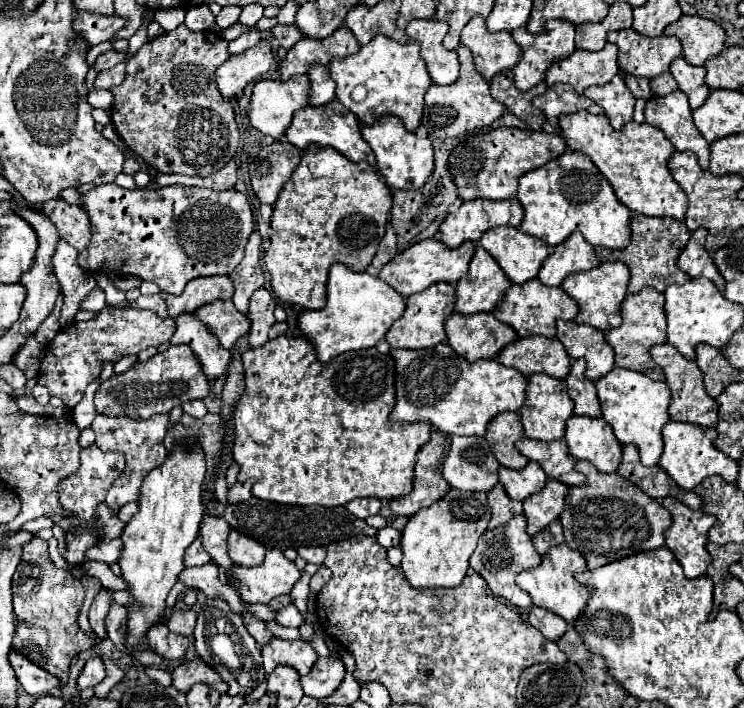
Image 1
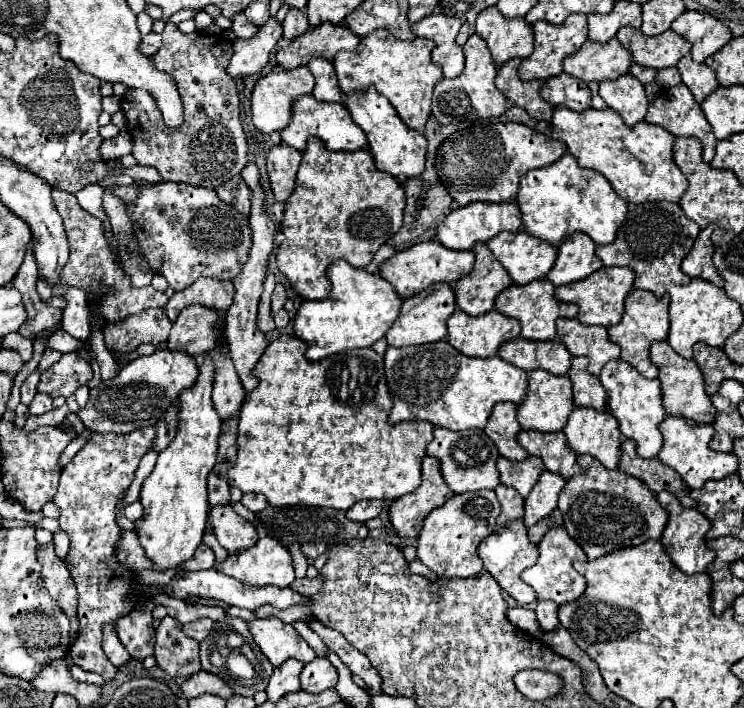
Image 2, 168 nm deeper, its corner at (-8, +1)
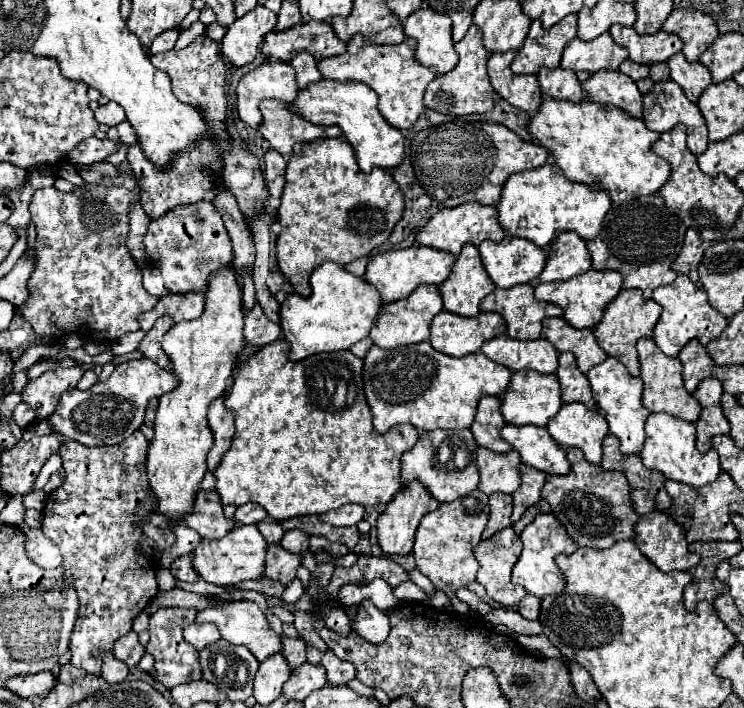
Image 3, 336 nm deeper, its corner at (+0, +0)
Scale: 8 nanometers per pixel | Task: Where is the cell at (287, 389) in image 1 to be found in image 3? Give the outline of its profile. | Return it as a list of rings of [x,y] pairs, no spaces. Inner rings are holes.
[[[275,340],[263,348],[259,348],[259,352],[255,352],[249,360],[245,360],[237,372],[235,372],[235,382],[231,392],[225,398],[225,406],[235,414],[235,436],[233,436],[233,444],[229,448],[229,452],[223,456],[223,462],[217,466],[217,470],[213,472],[215,476],[215,490],[221,498],[221,504],[233,504],[233,506],[243,506],[247,502],[255,502],[261,504],[267,514],[281,522],[287,518],[295,518],[295,516],[305,516],[305,514],[323,514],[329,510],[337,510],[345,504],[361,504],[361,506],[379,506],[379,504],[387,504],[391,502],[391,498],[399,492],[399,470],[401,470],[401,456],[411,450],[415,446],[415,442],[419,440],[419,432],[413,426],[395,426],[385,434],[379,434],[373,424],[371,424],[371,410],[363,398],[363,382],[361,382],[361,374],[363,374],[363,362],[361,358],[353,356],[349,350],[343,352],[327,352],[327,354],[315,354],[309,356],[301,362],[291,362],[289,360],[289,342],[287,340]]]

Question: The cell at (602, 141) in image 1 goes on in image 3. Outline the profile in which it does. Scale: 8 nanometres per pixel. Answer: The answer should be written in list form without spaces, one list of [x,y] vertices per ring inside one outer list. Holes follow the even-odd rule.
[[[549,98],[529,120],[529,130],[553,154],[567,180],[607,190],[615,204],[655,194],[671,174],[669,164],[651,150],[659,134],[647,130],[641,118],[633,118],[617,106]]]

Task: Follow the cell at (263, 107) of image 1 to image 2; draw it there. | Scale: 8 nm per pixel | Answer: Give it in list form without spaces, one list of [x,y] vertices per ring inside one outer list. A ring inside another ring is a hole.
[[[299,67],[293,71],[273,71],[273,73],[261,77],[255,83],[253,97],[251,97],[253,125],[263,133],[273,133],[273,131],[285,129],[285,125],[289,125],[289,121],[293,117],[293,101],[303,95],[311,95],[313,85],[315,85],[315,79],[307,67]]]

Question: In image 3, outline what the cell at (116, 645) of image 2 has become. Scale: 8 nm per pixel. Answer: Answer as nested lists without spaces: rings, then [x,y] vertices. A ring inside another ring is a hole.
[[[103,654],[103,670],[101,670],[101,676],[109,682],[109,684],[115,684],[115,682],[123,682],[129,674],[129,668],[119,662],[113,654]]]

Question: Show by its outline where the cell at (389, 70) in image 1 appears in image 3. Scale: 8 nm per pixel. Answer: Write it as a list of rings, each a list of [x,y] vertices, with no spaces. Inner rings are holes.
[[[355,36],[347,42],[347,52],[335,58],[325,58],[317,62],[323,78],[337,82],[365,82],[379,96],[381,116],[397,130],[409,130],[419,114],[423,112],[423,94],[427,84],[437,76],[435,68],[425,68],[415,60],[415,40],[405,38],[401,44],[369,44],[363,36]]]

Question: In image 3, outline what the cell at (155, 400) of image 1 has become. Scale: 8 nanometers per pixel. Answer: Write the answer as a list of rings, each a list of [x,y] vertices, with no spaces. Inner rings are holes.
[[[147,358],[117,364],[113,374],[105,382],[97,382],[89,390],[67,390],[61,396],[57,410],[49,416],[49,426],[55,434],[61,434],[67,440],[81,442],[83,446],[119,444],[143,424],[149,398],[159,398],[167,390],[173,390],[177,382],[179,380],[175,378],[175,374],[155,366]]]

